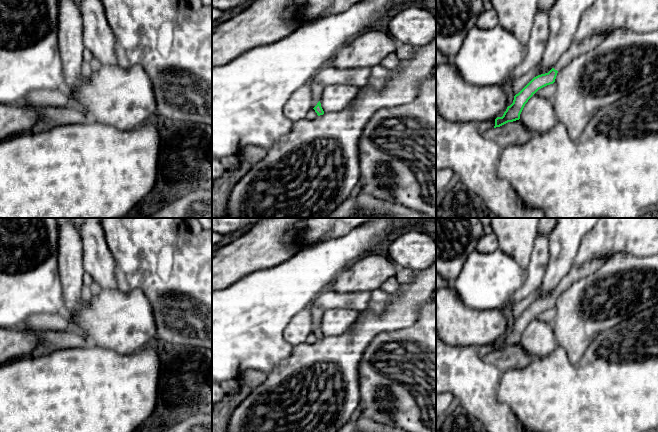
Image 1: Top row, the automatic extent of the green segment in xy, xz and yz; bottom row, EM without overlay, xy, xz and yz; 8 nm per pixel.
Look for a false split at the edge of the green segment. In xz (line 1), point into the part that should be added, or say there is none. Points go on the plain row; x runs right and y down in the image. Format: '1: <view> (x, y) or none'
1: none

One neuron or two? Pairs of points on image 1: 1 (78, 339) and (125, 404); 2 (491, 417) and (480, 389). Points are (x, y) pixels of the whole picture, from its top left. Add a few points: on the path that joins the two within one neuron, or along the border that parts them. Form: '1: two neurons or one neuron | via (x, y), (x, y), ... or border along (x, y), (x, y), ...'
1: two neurons | border along (89, 345), (62, 348), (60, 350)
2: one neuron | via (489, 410), (481, 402), (480, 396)

